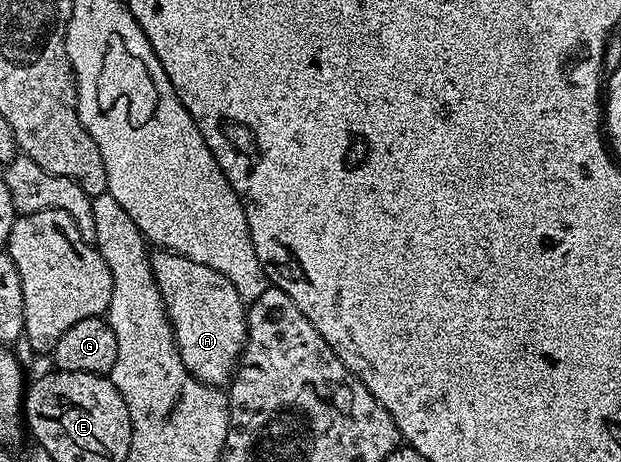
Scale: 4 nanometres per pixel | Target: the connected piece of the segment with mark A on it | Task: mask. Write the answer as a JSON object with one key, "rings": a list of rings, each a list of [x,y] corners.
{"rings":[[[156,251],[151,257],[151,272],[155,275],[155,284],[163,295],[167,319],[175,332],[175,344],[185,366],[203,384],[226,385],[243,355],[244,346],[247,345],[247,308],[241,294],[233,290],[233,282],[229,282],[225,274],[217,274],[217,270],[209,270],[209,266],[201,266],[201,262],[193,262],[176,252]]]}

